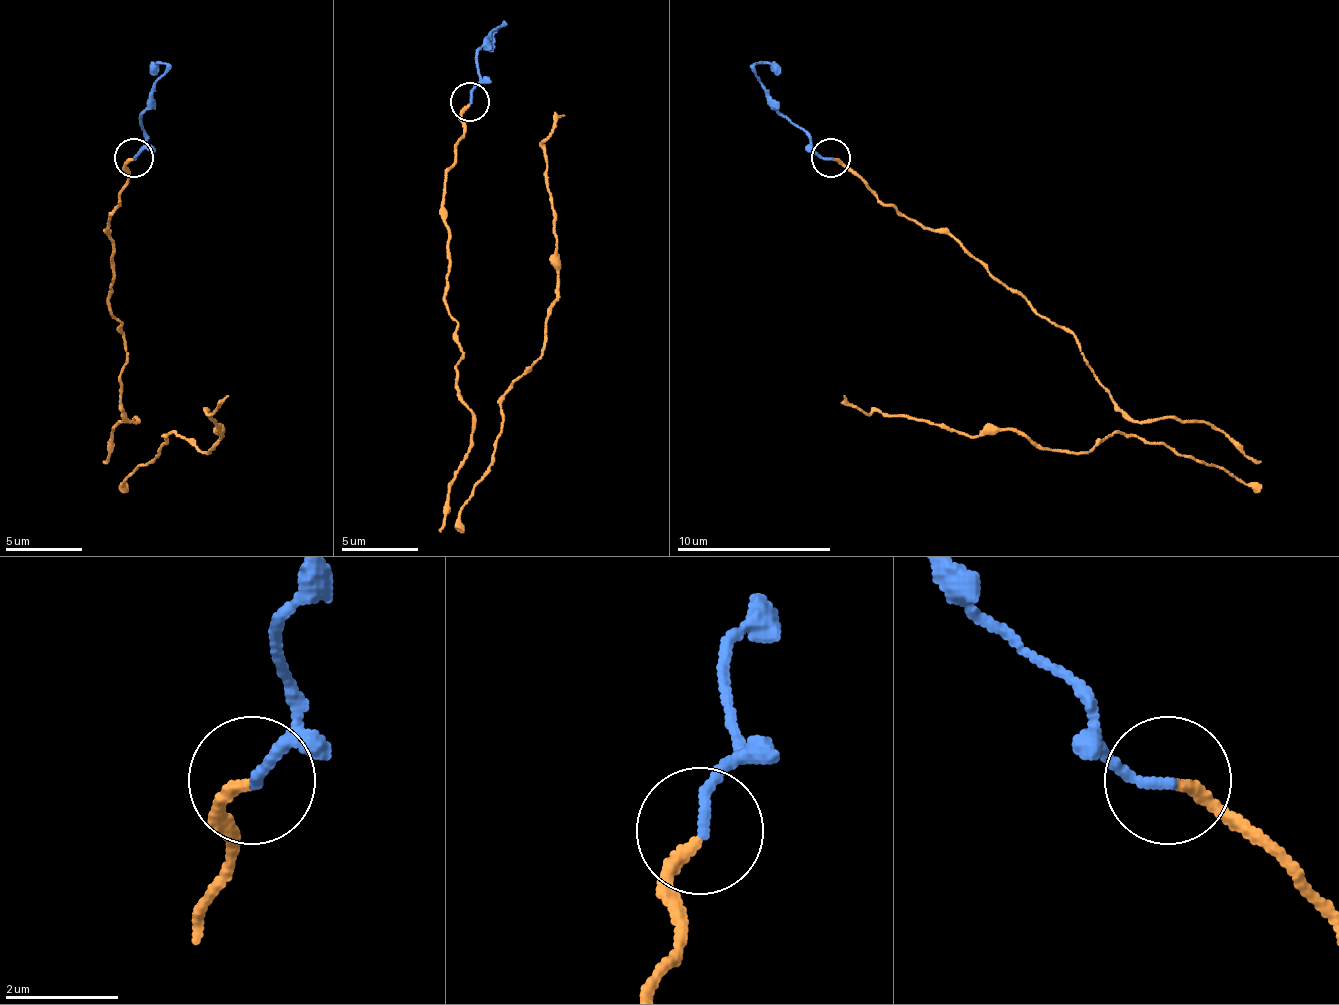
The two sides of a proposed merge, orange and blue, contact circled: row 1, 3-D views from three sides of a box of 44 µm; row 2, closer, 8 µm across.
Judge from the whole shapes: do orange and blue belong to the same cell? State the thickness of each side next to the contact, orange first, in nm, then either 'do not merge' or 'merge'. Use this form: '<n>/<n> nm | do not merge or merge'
200/170 nm | do not merge

